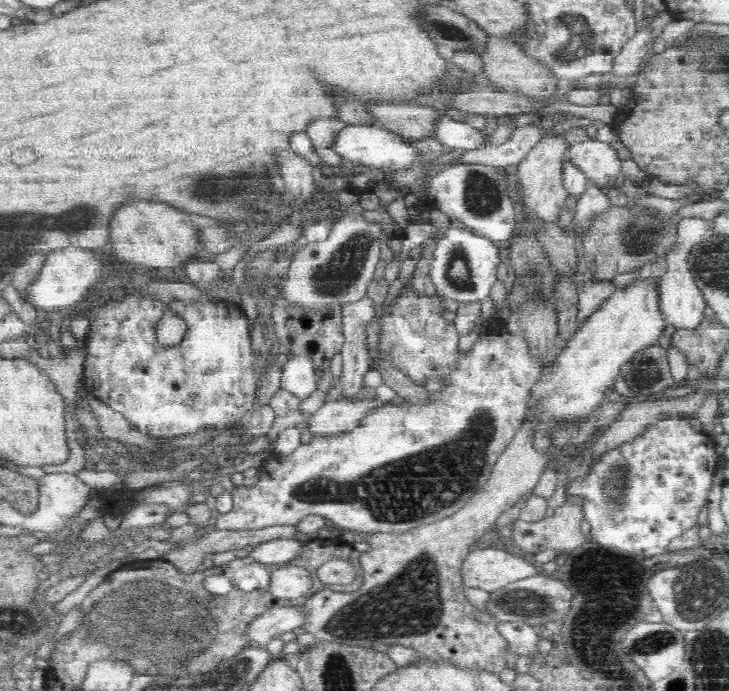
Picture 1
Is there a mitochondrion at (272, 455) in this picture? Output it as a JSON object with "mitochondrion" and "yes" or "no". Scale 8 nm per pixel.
{"mitochondrion":"no"}

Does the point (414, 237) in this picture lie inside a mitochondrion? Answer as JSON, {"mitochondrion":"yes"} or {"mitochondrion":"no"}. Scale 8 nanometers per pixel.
{"mitochondrion":"no"}

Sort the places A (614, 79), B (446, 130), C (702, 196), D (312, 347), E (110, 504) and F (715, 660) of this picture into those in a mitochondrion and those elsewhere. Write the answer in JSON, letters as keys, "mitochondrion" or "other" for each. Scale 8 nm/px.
{"A":"other","B":"other","C":"other","D":"other","E":"other","F":"mitochondrion"}

